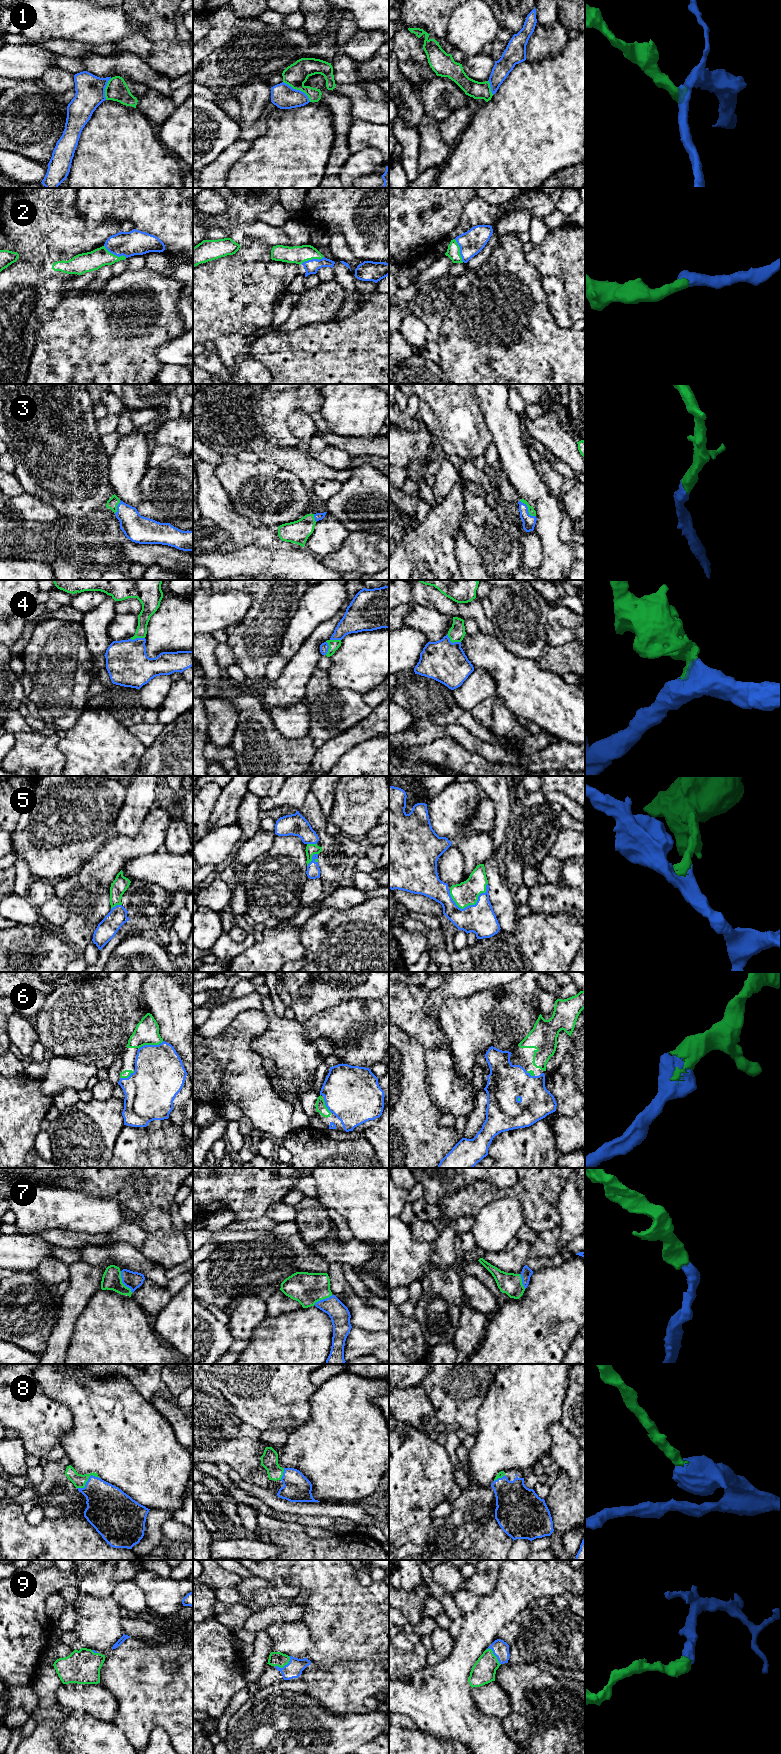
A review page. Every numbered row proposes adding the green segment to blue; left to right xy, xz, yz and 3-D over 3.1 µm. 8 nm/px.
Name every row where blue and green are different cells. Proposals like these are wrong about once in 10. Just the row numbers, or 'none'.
1

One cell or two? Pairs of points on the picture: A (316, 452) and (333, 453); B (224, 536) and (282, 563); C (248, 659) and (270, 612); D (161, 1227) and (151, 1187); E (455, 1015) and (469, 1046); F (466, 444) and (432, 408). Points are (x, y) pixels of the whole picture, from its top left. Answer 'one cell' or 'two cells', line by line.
A: one cell
B: two cells
C: one cell
D: one cell
E: one cell
F: one cell

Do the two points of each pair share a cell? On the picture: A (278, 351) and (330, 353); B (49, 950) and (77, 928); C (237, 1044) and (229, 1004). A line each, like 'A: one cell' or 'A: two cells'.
A: one cell
B: two cells
C: two cells

